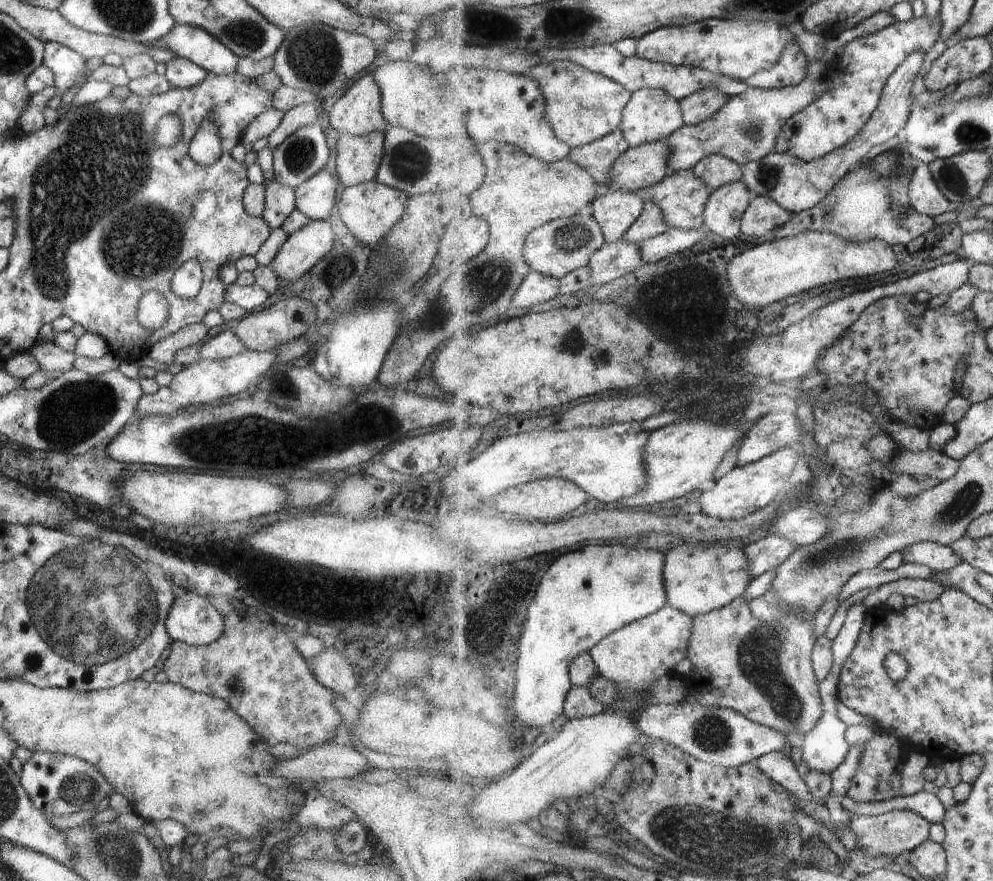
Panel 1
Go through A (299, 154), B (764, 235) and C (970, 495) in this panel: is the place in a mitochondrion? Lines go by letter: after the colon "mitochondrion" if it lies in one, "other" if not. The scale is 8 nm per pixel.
A: mitochondrion
B: other
C: mitochondrion

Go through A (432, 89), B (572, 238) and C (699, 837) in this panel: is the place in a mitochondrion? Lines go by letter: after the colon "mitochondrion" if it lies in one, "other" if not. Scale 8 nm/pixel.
A: other
B: mitochondrion
C: mitochondrion

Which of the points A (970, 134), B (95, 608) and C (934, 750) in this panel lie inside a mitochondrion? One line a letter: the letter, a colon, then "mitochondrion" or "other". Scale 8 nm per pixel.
A: mitochondrion
B: mitochondrion
C: other

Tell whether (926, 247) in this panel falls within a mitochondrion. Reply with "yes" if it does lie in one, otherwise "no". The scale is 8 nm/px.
no

